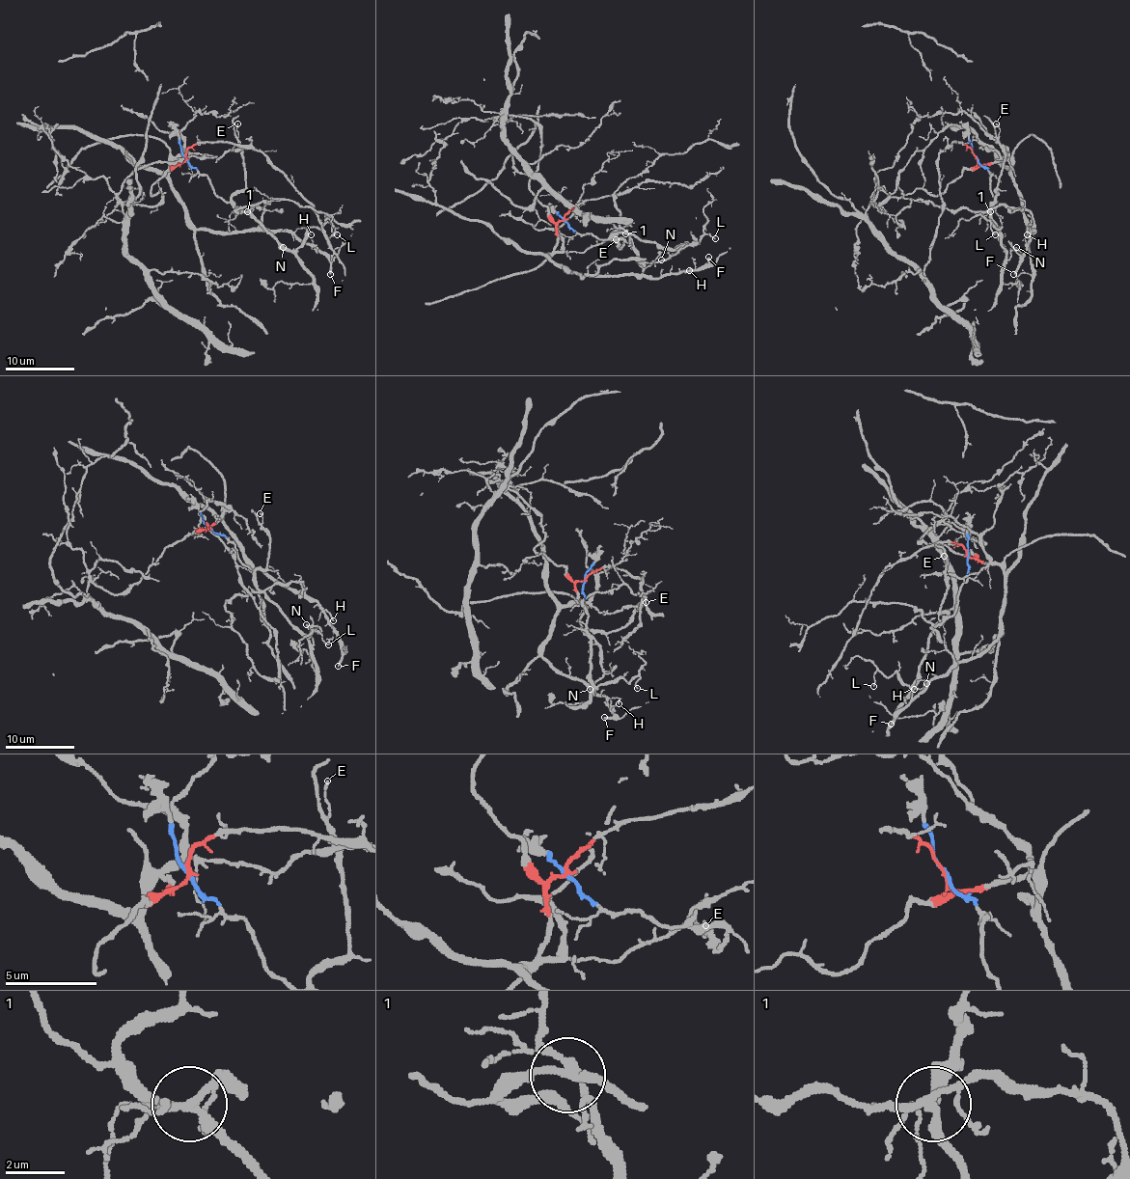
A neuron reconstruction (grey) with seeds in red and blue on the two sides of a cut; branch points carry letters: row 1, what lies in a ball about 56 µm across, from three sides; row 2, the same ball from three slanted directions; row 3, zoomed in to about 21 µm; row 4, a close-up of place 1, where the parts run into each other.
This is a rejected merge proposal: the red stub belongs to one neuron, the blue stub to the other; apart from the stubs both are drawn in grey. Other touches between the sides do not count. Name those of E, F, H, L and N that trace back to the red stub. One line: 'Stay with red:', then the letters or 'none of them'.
Stay with red: F, H

